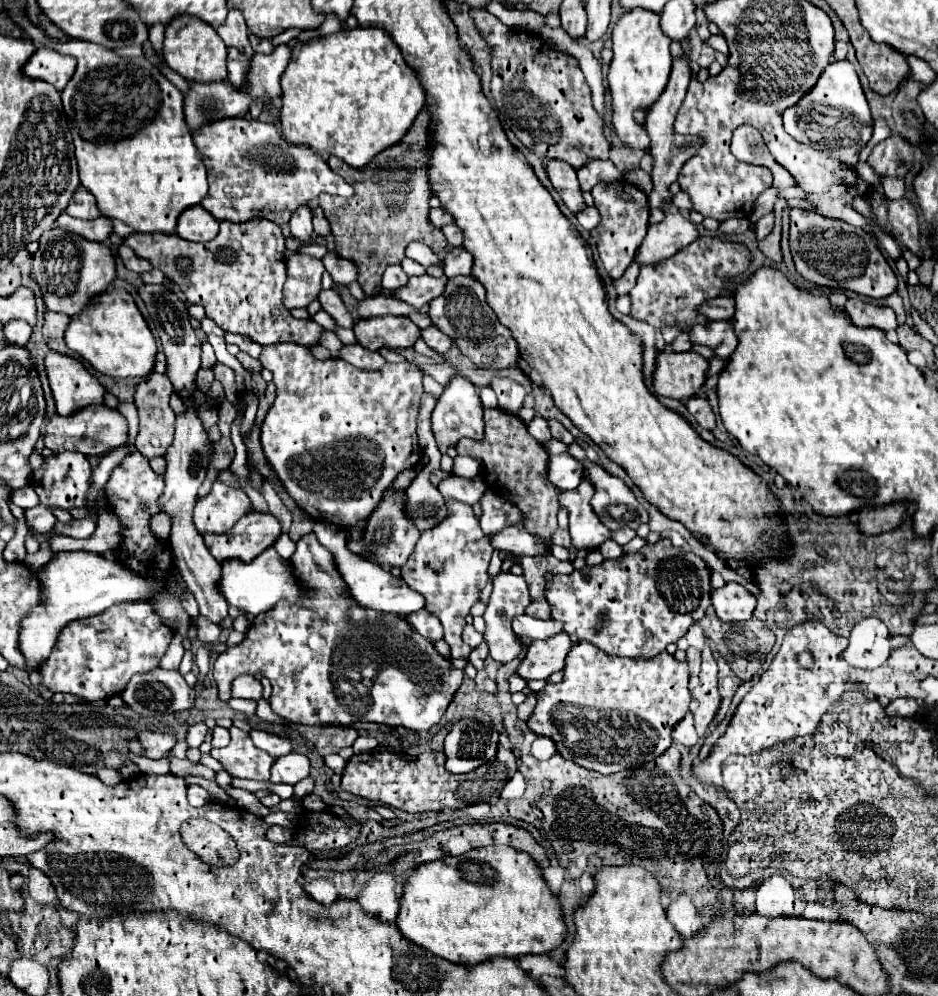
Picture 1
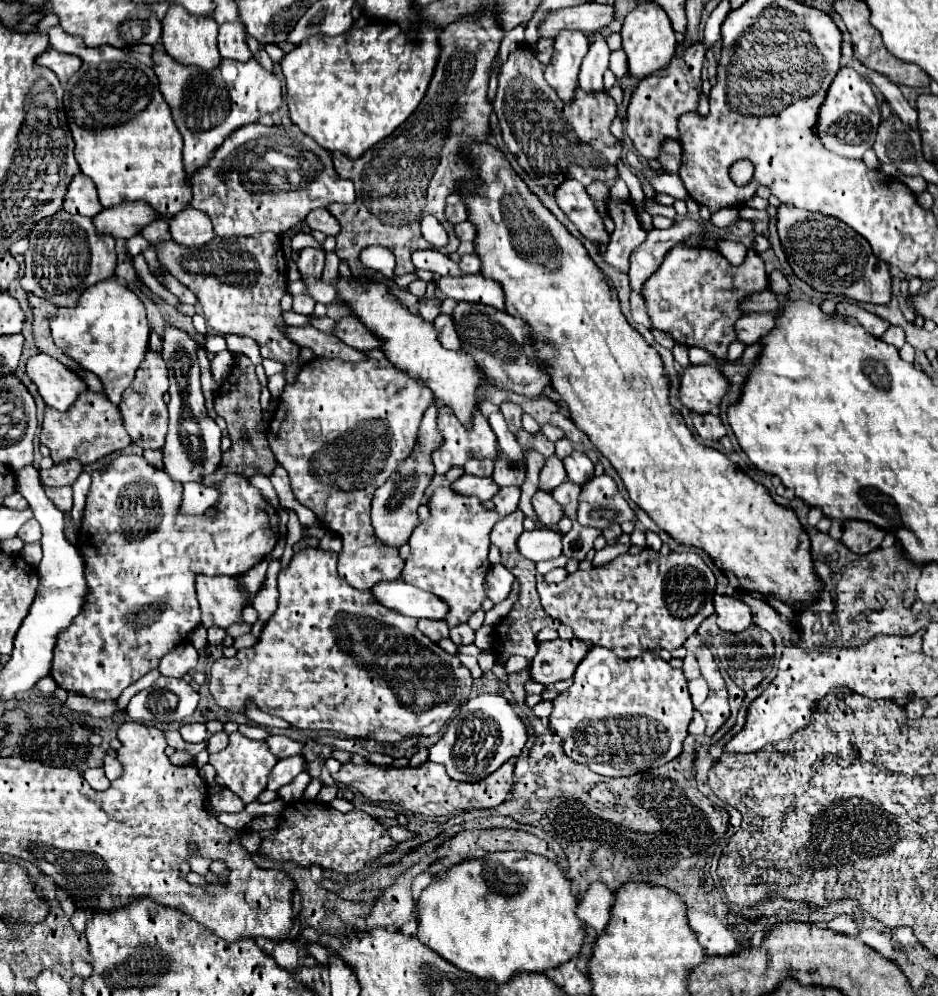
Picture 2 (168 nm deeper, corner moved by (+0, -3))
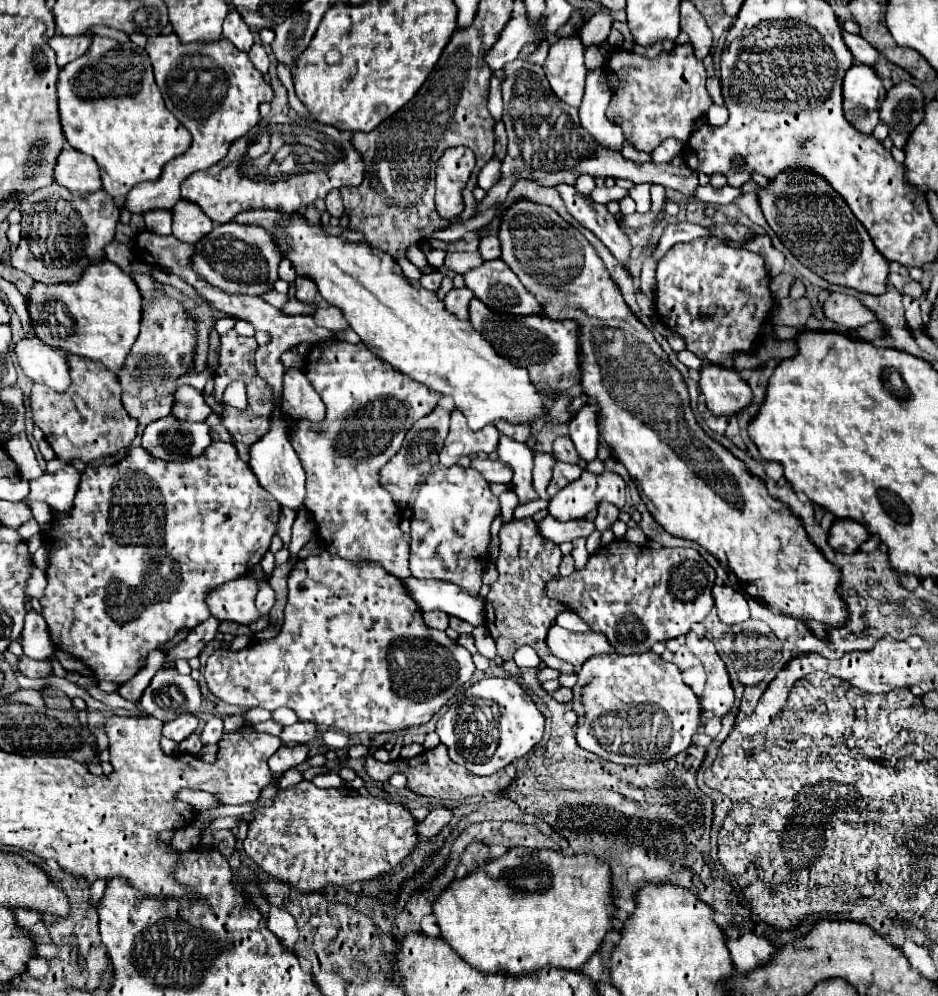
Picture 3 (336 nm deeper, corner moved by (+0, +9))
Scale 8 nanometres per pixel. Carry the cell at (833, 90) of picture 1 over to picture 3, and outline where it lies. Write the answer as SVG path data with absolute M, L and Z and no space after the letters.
M854 63L842 85L842 109L846 119L860 133L872 133L878 125L878 99L884 95L884 85L872 67Z

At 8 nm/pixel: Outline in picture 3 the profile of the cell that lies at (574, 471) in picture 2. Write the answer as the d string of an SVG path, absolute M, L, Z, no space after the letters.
M584 405L570 421L570 439L584 463L596 459L598 451L598 427L596 427L596 405Z

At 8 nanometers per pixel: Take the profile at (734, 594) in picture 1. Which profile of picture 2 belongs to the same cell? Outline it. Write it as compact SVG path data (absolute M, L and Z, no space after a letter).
M714 595L714 611L718 615L718 627L722 631L740 633L750 627L752 615L750 607L742 603L738 597L730 595Z

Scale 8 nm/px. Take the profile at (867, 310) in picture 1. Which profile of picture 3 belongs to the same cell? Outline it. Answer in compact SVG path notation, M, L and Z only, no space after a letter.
M830 293L824 303L824 315L842 329L850 331L874 321L874 315L870 315L870 311L866 311L866 307L862 307L856 297L844 293Z

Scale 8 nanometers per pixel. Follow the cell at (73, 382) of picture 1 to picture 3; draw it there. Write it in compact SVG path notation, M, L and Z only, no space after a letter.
M26 337L16 343L14 351L22 371L34 383L48 385L58 393L70 387L70 367L66 357L44 345L40 339Z

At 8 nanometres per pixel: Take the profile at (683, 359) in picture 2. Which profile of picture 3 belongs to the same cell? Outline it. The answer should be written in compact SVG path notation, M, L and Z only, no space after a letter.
M684 349L684 351L680 351L678 353L678 359L688 367L688 369L700 369L702 367L702 361L692 353L692 351L688 351L688 349Z

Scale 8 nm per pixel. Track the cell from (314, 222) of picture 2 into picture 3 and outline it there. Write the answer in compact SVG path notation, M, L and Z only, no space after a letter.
M334 189L330 191L330 195L326 195L326 211L332 215L332 217L342 217L344 213L344 205L342 205L342 199L340 199L340 191Z

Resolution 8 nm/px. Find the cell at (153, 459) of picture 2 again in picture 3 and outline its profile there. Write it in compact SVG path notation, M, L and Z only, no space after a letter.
M172 415L150 423L142 433L142 447L164 461L198 457L210 443L206 423L180 423Z

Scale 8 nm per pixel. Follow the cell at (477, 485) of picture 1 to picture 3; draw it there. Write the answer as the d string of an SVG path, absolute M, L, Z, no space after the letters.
M472 459L470 467L474 467L488 483L510 483L512 481L512 469L500 461L492 459Z

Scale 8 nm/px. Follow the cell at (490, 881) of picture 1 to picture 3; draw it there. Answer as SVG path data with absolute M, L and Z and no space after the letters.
M512 847L506 851L506 855L492 859L484 867L476 867L472 873L468 873L462 879L454 879L434 901L434 917L440 927L440 937L454 949L466 963L476 967L482 973L500 973L500 975L522 975L530 973L534 969L542 967L562 967L562 969L580 969L588 961L588 957L598 949L602 943L606 931L610 929L610 919L612 919L612 901L610 901L610 863L596 859L594 855L584 855L584 857L564 857L558 851L528 851L526 847Z

